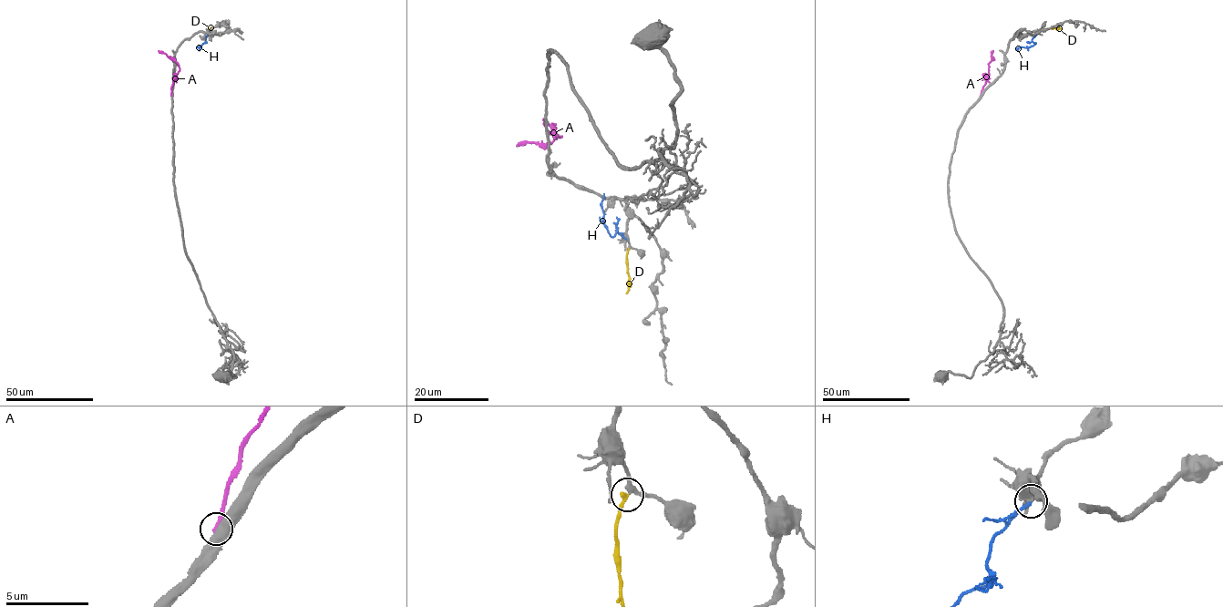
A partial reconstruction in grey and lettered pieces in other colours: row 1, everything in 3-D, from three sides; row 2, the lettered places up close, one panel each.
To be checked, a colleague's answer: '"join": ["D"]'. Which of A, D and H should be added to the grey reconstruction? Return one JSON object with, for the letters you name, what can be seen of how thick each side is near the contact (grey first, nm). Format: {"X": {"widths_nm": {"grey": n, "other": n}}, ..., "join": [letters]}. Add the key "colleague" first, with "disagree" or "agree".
{"colleague": "agree", "D": {"widths_nm": {"grey": 280, "other": 280}}, "join": ["D"]}

